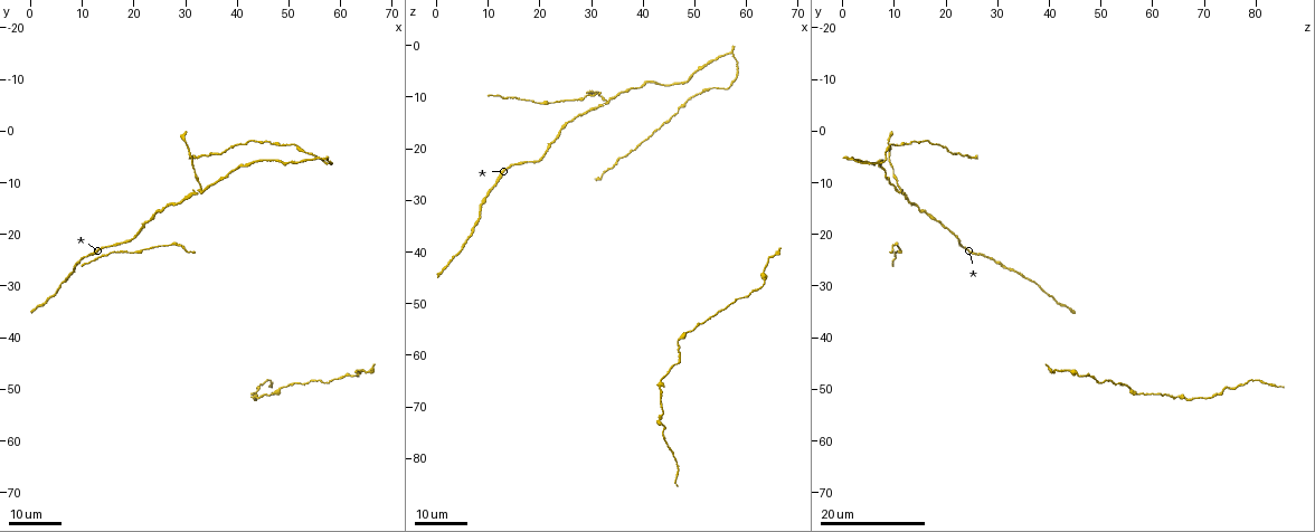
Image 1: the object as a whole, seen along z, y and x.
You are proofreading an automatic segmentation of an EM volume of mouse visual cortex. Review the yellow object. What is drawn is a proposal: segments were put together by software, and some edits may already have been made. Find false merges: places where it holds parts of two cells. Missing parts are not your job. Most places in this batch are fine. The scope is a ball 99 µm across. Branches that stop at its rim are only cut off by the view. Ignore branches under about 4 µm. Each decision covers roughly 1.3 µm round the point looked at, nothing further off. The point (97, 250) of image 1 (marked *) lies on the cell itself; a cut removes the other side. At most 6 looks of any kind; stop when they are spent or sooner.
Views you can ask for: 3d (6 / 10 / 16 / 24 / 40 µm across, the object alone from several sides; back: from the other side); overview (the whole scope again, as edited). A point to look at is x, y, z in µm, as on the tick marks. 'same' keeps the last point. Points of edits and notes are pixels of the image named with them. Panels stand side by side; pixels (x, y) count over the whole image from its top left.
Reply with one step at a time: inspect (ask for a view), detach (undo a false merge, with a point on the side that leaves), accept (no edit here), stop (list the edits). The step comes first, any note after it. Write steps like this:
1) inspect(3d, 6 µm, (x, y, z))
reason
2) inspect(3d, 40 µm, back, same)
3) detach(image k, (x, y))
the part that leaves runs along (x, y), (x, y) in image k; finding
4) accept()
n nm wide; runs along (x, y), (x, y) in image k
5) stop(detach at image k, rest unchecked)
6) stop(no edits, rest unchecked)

inspect(3d, 16 µm, (24.5, 15.5, 16.5))
narrows sharply

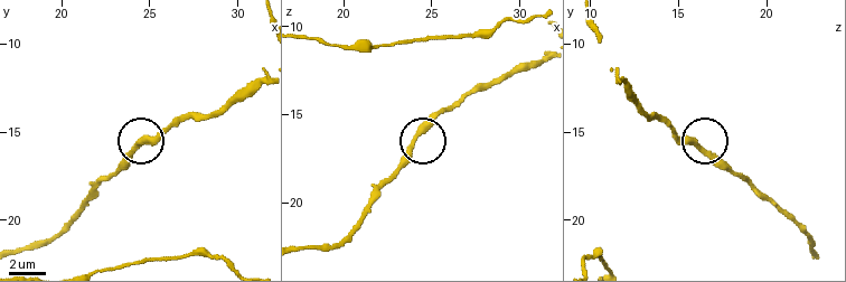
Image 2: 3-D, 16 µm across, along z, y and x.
inspect(3d, 10 µm, (24.1, 15.9, 16.4))

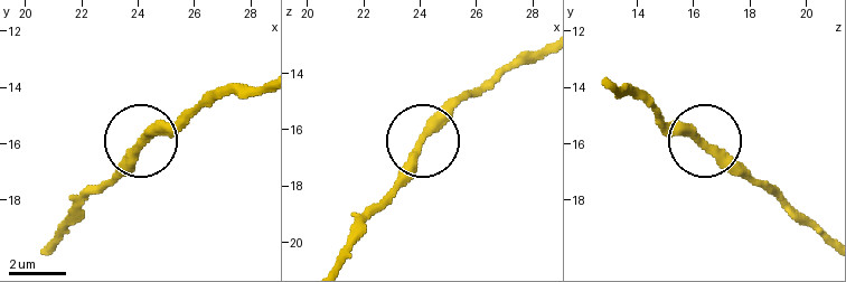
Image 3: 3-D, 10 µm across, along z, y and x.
accept()
runs along (337, 260), (407, 158), (485, 81) in image 3; one cell here

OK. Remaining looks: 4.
inspect(3d, 16 µm, (32.5, 11.0, 11.0))
branch point

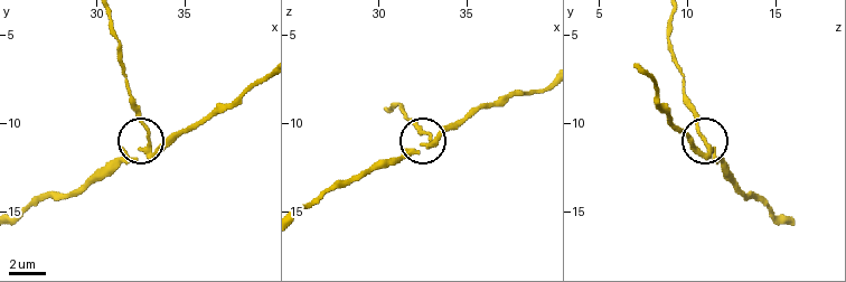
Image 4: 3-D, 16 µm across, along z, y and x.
inspect(3d, 6 µm, (33.0, 11.3, 11.0))

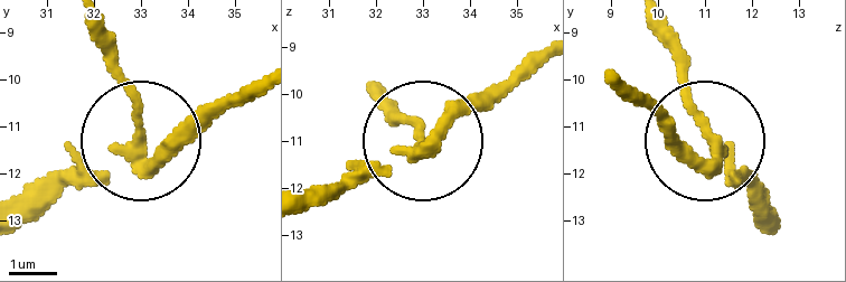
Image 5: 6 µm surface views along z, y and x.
inspect(3d, 6 µm, back, (33.00, 11.40, 11.00))

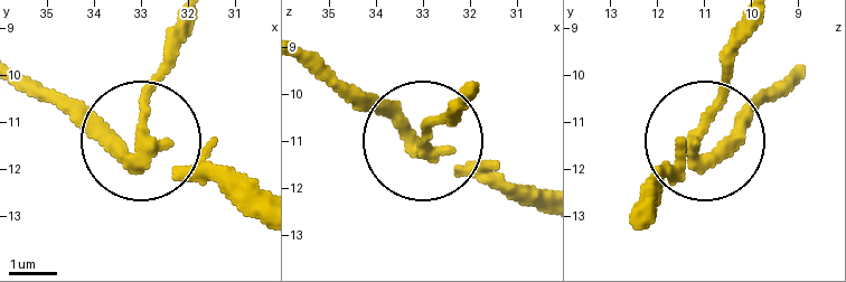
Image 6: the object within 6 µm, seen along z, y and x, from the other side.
detach(image 6, (142, 88))
the part that leaves runs along (139, 154), (139, 110), (168, 26) in image 6; two cells meet here

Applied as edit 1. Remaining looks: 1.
stop(detach at image 6, rest unchecked)

